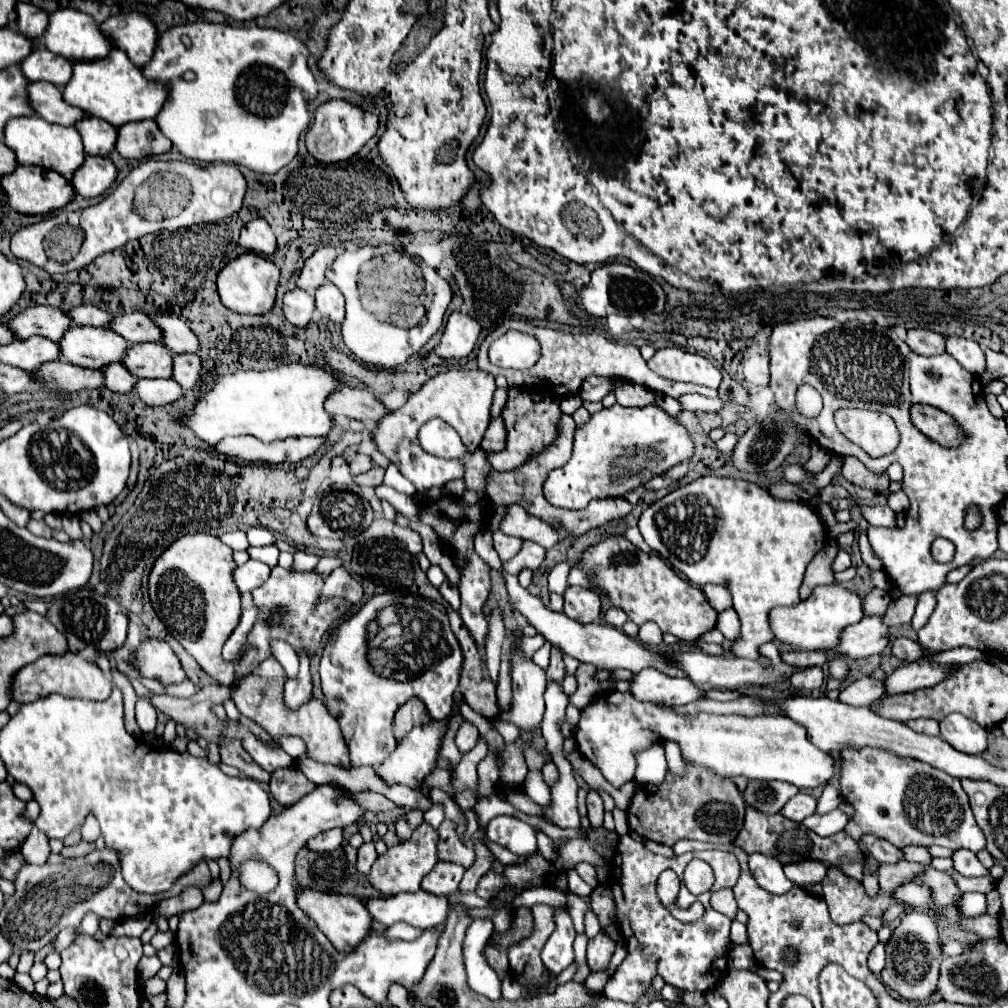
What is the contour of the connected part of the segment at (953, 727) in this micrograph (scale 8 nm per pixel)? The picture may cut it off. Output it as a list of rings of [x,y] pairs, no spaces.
[[[951,713],[941,721],[941,737],[967,755],[981,755],[987,749],[987,731],[959,713]]]

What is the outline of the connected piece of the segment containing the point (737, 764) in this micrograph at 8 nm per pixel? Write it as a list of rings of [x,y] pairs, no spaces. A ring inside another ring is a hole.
[[[609,691],[601,695],[603,699],[597,699],[589,703],[581,711],[581,721],[575,729],[575,739],[585,741],[583,755],[591,759],[591,763],[601,769],[603,777],[613,785],[621,787],[627,781],[633,781],[635,777],[635,751],[647,749],[655,743],[665,741],[677,741],[681,745],[681,753],[689,763],[695,763],[699,767],[713,769],[721,777],[747,777],[747,779],[763,779],[763,781],[787,781],[791,785],[797,785],[799,789],[815,789],[819,785],[827,785],[829,779],[835,775],[835,759],[831,753],[817,749],[809,737],[805,727],[799,723],[793,723],[789,717],[743,717],[743,715],[679,715],[671,709],[665,709],[655,703],[643,703],[633,699],[629,693]]]

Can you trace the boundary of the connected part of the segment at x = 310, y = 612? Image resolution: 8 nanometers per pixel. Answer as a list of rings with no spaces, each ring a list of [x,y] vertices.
[[[273,567],[269,581],[253,589],[253,603],[261,609],[261,613],[255,627],[249,633],[247,643],[243,645],[239,657],[235,659],[235,677],[243,677],[251,673],[265,657],[271,657],[269,639],[283,639],[291,643],[295,651],[307,649],[309,655],[317,651],[323,633],[333,625],[333,621],[341,619],[351,609],[351,603],[345,599],[321,599],[317,605],[321,587],[323,587],[323,579],[313,571],[291,573],[287,569]]]

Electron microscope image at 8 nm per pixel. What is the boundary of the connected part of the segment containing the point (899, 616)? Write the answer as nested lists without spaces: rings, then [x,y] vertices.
[[[899,597],[897,601],[893,601],[893,605],[889,605],[887,615],[883,617],[883,623],[887,627],[901,627],[905,623],[911,623],[913,617],[913,609],[915,609],[915,601],[917,597]]]

